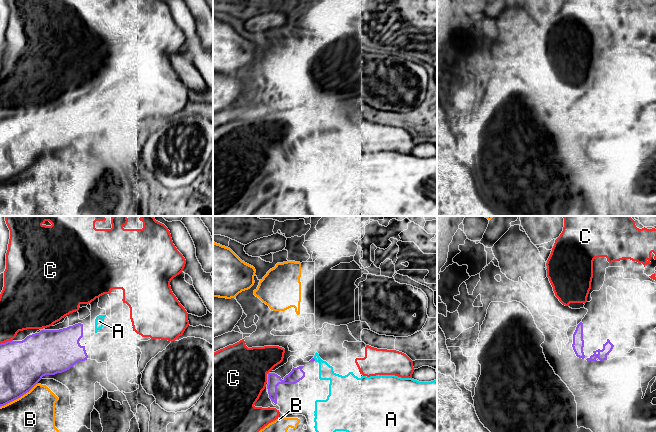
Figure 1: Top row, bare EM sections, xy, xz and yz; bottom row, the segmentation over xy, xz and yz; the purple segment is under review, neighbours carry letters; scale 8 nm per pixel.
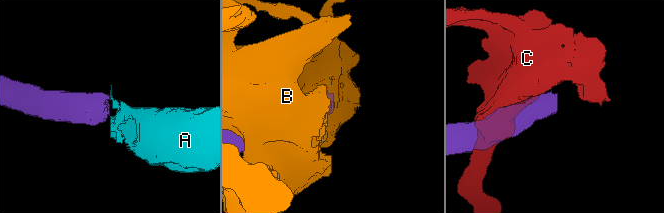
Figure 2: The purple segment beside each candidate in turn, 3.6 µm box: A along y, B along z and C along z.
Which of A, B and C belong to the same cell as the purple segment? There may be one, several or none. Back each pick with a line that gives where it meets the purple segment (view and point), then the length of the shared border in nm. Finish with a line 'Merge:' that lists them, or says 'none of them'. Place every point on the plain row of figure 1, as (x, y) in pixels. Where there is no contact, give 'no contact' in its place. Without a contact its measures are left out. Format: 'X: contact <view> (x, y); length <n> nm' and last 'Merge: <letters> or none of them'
A: contact xz (314, 135); length 30 nm
Merge: A

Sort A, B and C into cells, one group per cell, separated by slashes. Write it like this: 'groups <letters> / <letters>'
groups A / B / C

